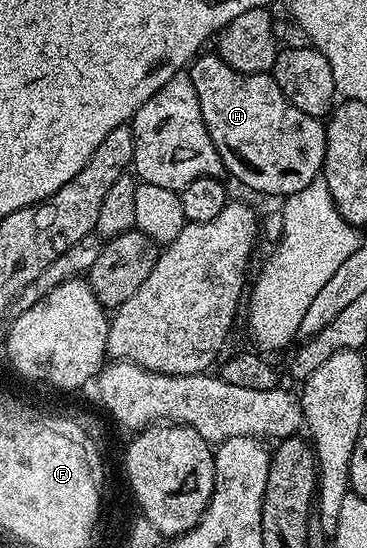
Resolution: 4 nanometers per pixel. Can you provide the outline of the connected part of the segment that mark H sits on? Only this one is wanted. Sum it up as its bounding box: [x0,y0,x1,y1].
[187,52,325,196]

